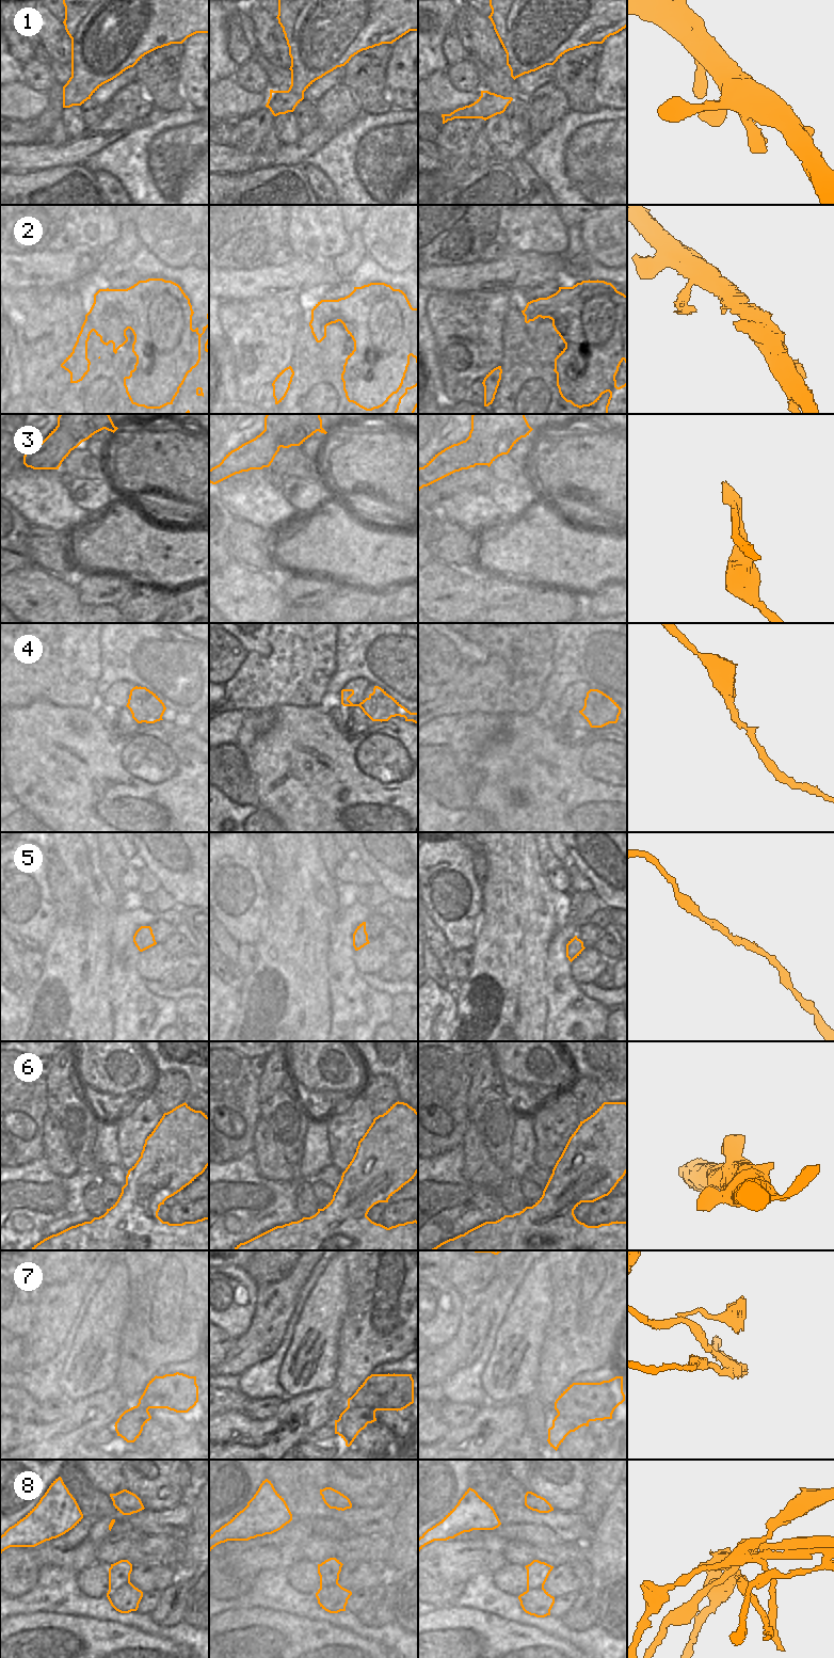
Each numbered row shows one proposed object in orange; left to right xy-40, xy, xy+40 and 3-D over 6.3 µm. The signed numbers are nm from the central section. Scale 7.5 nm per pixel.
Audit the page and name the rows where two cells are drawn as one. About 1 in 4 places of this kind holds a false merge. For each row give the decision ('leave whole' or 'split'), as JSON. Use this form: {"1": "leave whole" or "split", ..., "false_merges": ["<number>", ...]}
{"1": "leave whole", "2": "leave whole", "3": "split", "4": "leave whole", "5": "leave whole", "6": "leave whole", "7": "leave whole", "8": "split", "false_merges": ["3", "8"]}

